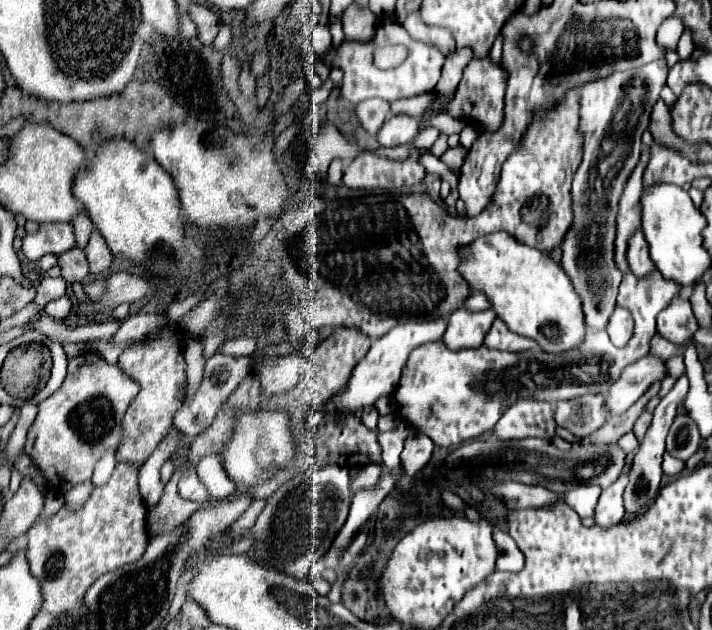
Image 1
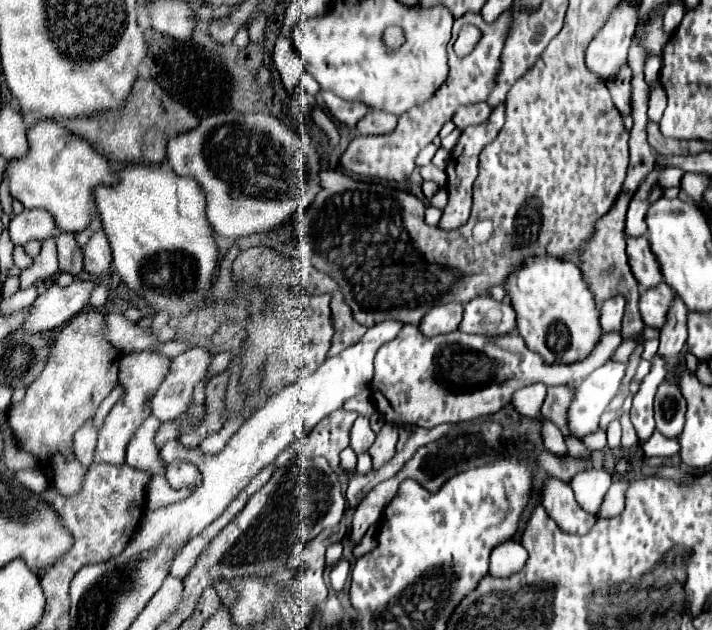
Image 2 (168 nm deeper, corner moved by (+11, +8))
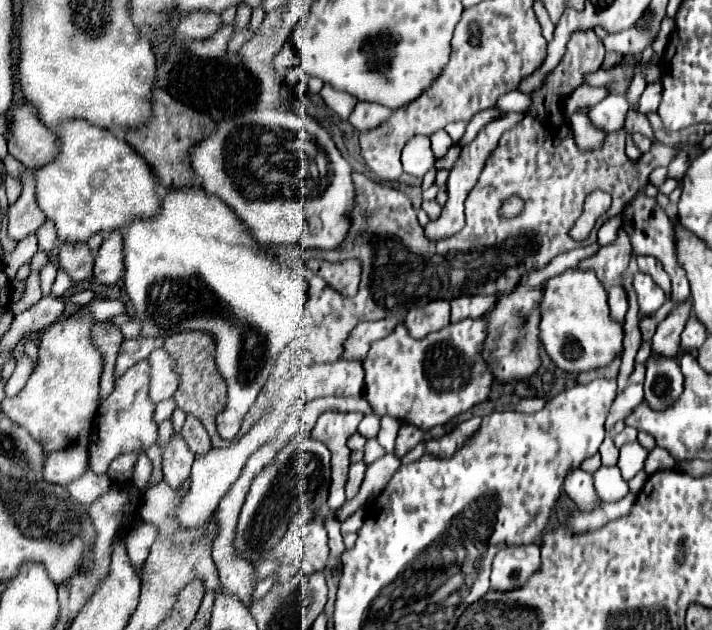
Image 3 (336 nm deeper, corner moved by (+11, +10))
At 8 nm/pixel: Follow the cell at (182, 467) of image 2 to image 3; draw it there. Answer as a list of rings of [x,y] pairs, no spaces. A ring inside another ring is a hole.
[[[174,432],[162,450],[164,482],[170,488],[180,488],[182,482],[190,476],[192,462],[194,462],[194,454],[184,444],[184,438],[178,432]]]

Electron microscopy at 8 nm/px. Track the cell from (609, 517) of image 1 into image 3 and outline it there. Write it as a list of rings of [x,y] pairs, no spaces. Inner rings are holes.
[[[686,300],[684,304],[678,304],[666,320],[658,324],[658,330],[652,338],[652,350],[676,358],[680,350],[680,334],[684,330],[684,324],[692,312],[692,300]]]

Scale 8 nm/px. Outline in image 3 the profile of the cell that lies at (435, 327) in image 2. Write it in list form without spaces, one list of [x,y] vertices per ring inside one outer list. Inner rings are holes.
[[[432,300],[422,308],[412,308],[408,312],[404,326],[414,338],[424,338],[430,332],[436,332],[450,324],[450,304],[448,300]]]

